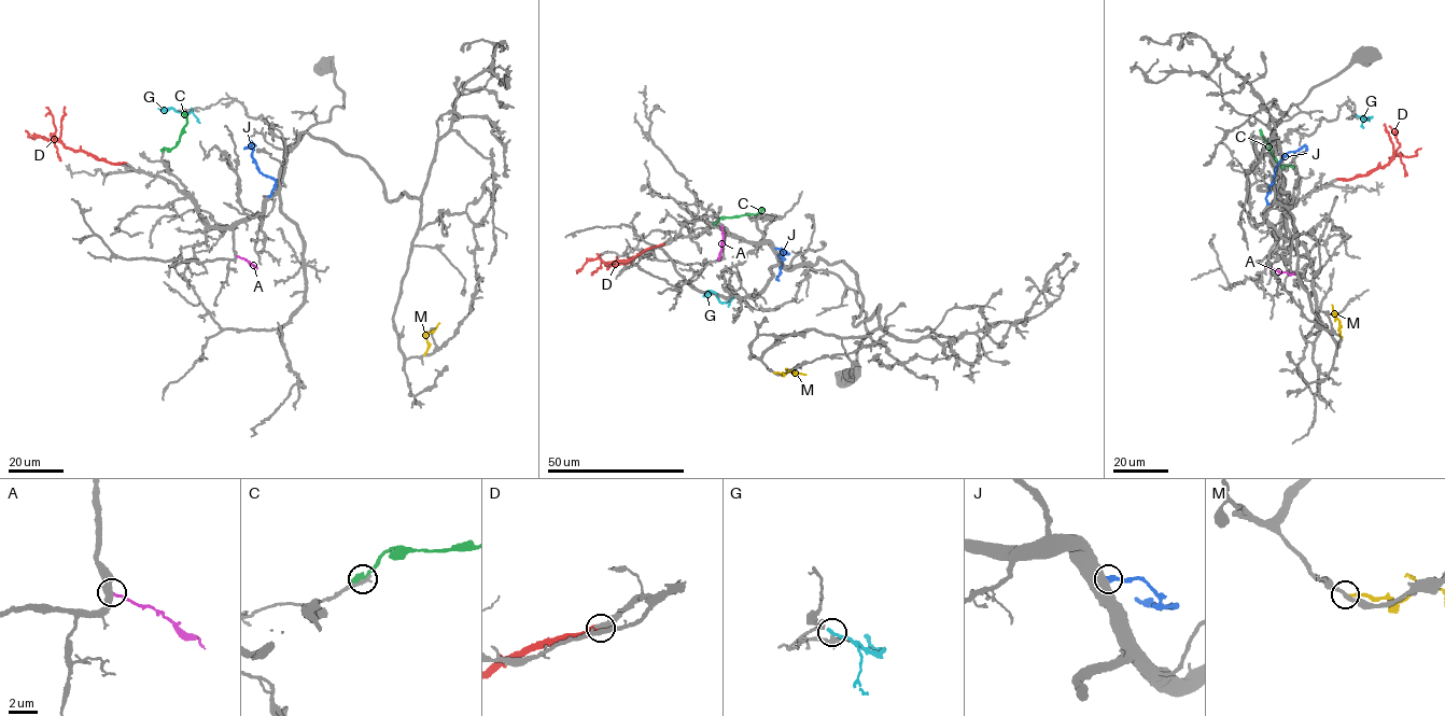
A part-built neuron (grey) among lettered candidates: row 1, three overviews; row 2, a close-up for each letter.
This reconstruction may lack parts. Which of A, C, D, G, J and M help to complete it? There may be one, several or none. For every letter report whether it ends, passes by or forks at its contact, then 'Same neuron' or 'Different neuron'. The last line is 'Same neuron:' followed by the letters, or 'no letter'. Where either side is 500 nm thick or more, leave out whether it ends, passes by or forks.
A: It ends there. Same neuron
C: Different neuron
D: Same neuron
G: It ends there. Different neuron
J: Different neuron
M: It ends there. Different neuron
Same neuron: A, D

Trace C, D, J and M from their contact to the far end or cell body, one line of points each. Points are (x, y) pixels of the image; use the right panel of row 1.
C: (1291, 166), (1280, 166), (1261, 129)
D: (1338, 179), (1368, 174), (1388, 165), (1392, 156), (1415, 156), (1420, 148)
J: (1268, 205), (1266, 197), (1277, 165), (1288, 152), (1305, 145), (1305, 151)
M: (1342, 337), (1332, 305)

